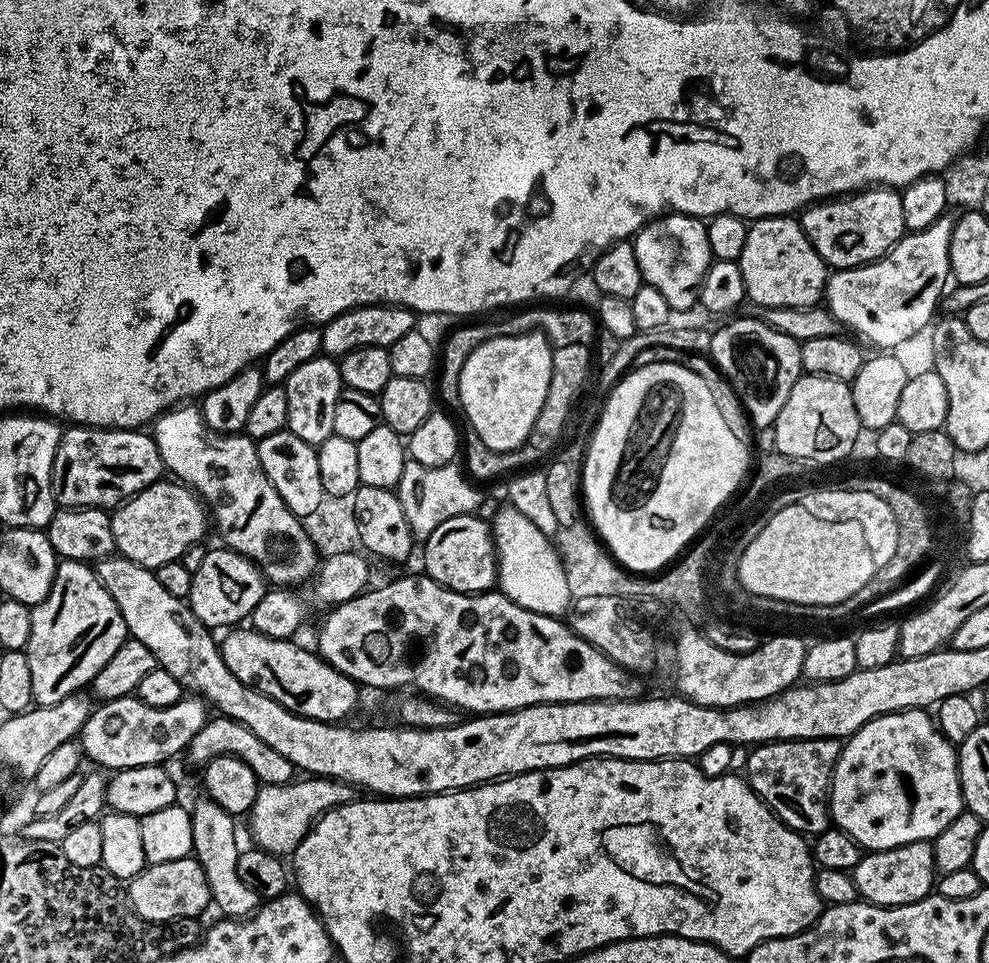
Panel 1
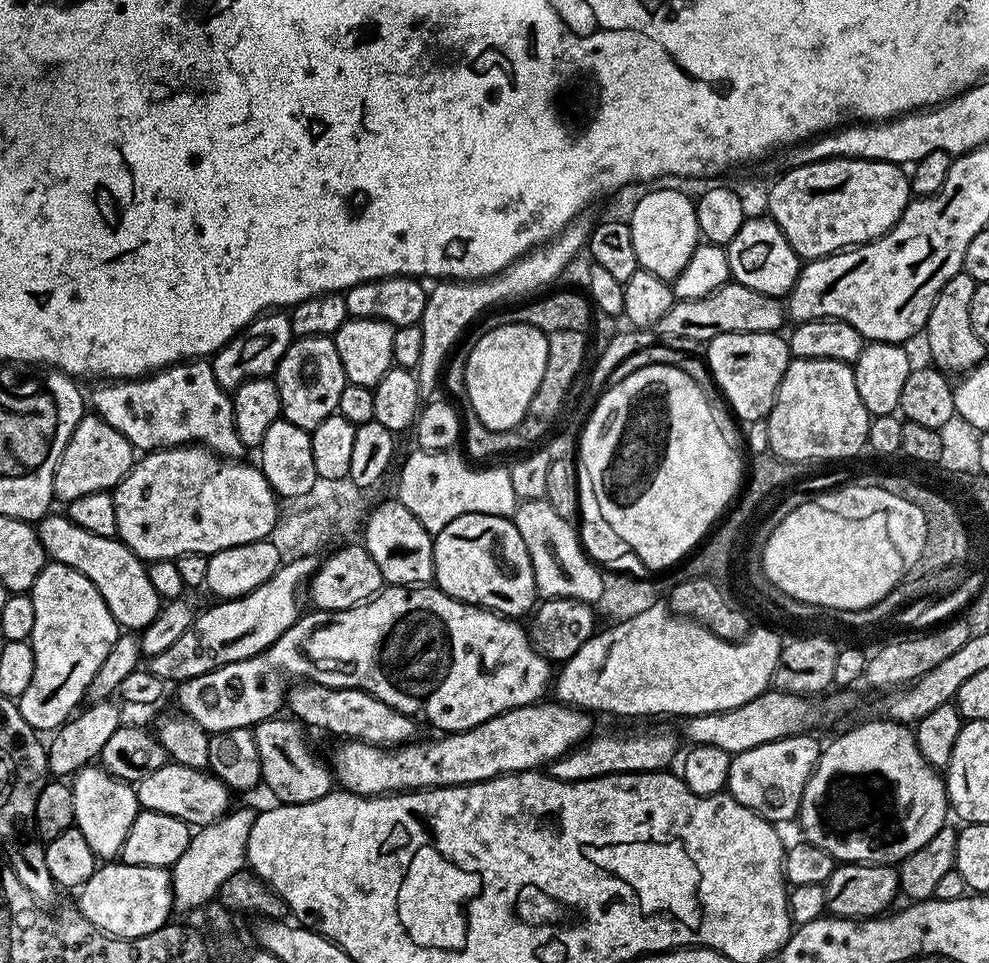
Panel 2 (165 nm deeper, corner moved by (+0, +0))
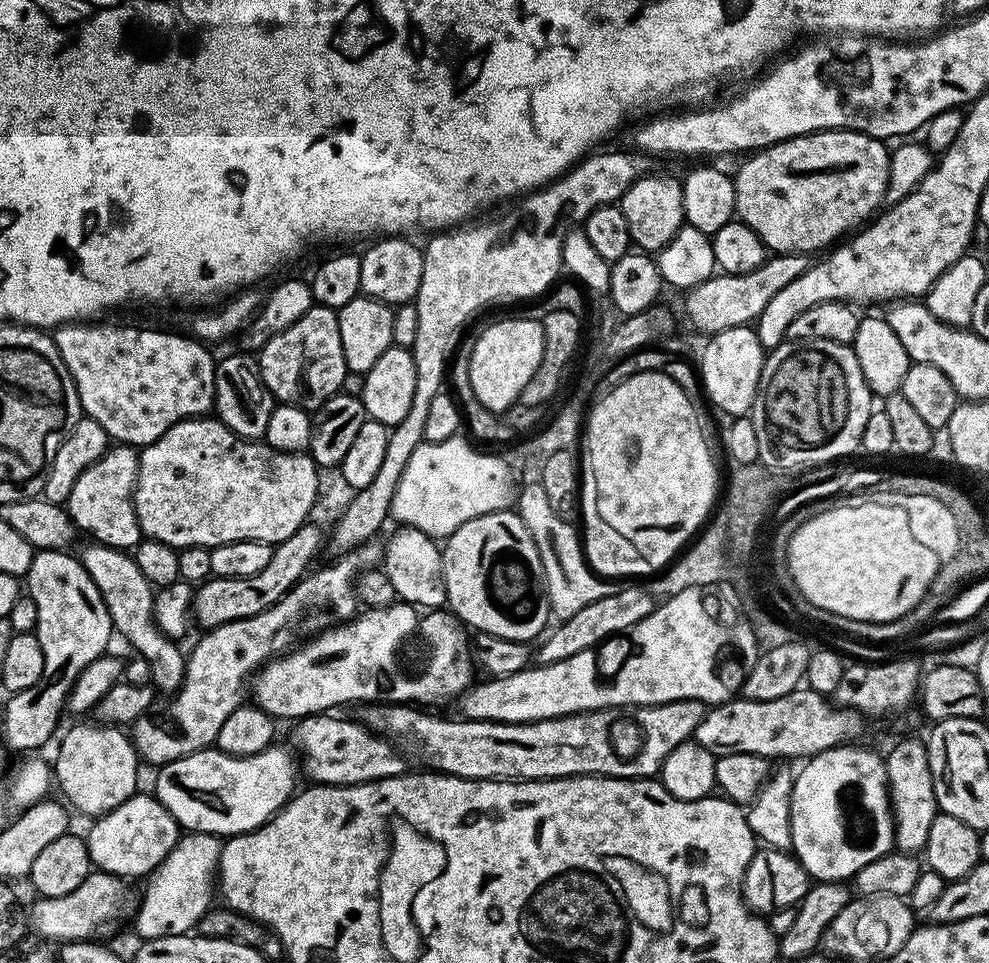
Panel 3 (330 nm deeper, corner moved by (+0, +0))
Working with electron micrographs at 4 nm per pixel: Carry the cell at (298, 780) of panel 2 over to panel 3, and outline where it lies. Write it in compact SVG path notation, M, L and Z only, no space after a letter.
M340 714L305 716L292 732L303 775L305 772L313 785L365 784L371 780L405 775L404 760L396 749L399 747L391 739L376 735L365 728L363 723L356 721L355 724L352 720L343 720L336 715Z

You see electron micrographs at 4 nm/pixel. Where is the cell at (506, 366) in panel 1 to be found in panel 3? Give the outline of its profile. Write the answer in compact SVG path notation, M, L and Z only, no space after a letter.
M496 320L476 341L472 344L472 353L468 356L468 381L467 387L474 390L474 398L482 402L490 411L501 414L512 404L519 401L526 382L534 378L534 370L538 370L538 362L542 362L542 350L544 349L544 335L539 320Z

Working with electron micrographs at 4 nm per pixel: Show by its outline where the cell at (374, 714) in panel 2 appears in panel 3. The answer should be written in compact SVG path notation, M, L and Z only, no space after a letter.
M675 700L669 704L647 704L637 708L599 708L597 712L576 712L573 716L559 716L549 720L539 720L538 722L526 722L525 724L507 724L506 722L494 722L493 720L443 720L440 716L431 716L431 711L421 710L419 707L410 704L387 704L376 702L364 712L362 723L365 728L373 731L378 736L391 738L393 741L401 742L405 740L408 744L413 744L420 751L420 756L425 760L429 769L441 774L450 776L461 776L467 780L562 780L570 776L617 776L620 780L634 780L637 778L652 778L660 771L660 767L666 762L670 750L674 746L682 746L682 742L693 739L698 730L698 722L702 722L706 705L701 700Z

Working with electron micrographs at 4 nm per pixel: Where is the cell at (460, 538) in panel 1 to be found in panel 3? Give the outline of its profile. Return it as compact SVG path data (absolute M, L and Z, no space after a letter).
M515 511L491 512L470 518L470 522L458 526L458 530L443 541L442 555L447 607L459 623L469 629L477 628L484 632L485 637L525 642L534 641L536 635L539 637L549 627L548 587L544 584L542 558L538 554L538 546L534 546L534 538L530 538L530 530L526 530L522 518Z

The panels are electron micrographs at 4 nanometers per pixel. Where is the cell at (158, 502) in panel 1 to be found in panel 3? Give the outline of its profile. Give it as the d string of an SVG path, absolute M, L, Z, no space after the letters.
M197 418L194 420L183 420L162 438L158 438L152 444L139 449L140 461L138 462L138 478L134 490L134 510L138 514L140 531L149 540L166 542L174 549L189 548L190 546L202 546L203 548L217 548L219 544L233 544L243 540L253 540L273 546L281 544L286 538L290 538L311 517L312 507L316 496L320 492L321 473L318 471L312 457L302 452L279 452L277 448L271 448L266 442L246 440L242 436L236 436L218 418Z

